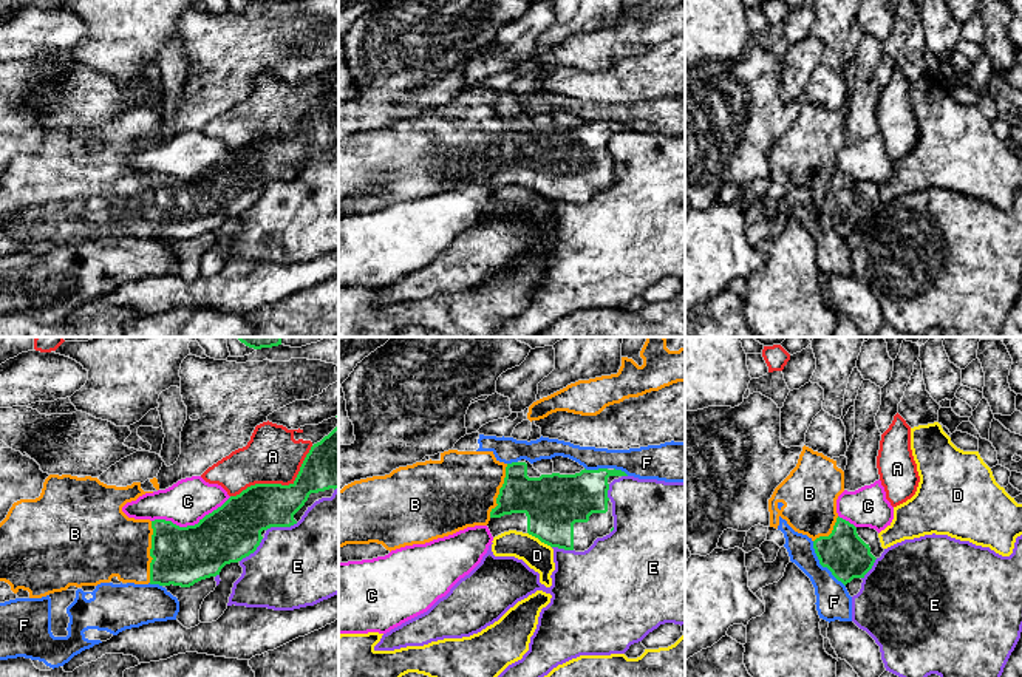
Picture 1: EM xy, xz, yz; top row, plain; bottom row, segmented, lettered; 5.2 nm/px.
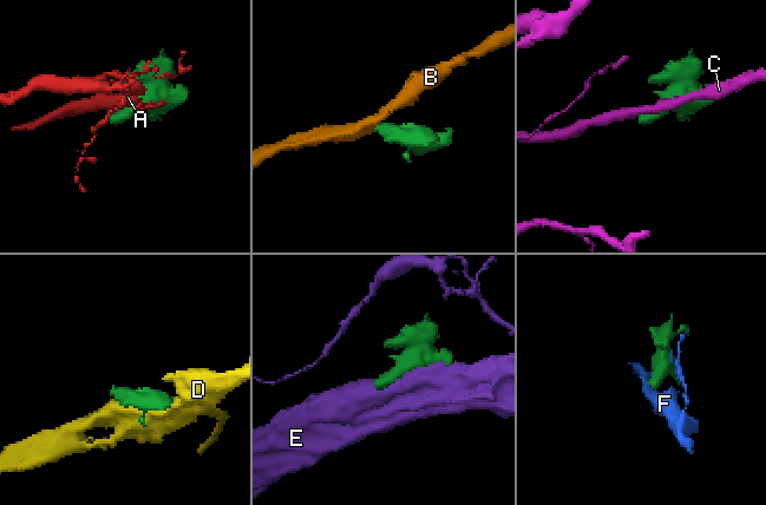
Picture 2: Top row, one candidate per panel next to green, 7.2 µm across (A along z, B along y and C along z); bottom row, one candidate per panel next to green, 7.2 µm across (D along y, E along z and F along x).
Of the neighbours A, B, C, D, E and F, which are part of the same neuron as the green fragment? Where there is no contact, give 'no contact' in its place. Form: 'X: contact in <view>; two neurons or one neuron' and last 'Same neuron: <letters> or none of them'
A: contact in xy; two neurons
B: contact in xy; one neuron
C: contact in xy; two neurons
D: contact in xz; two neurons
E: contact in xy; two neurons
F: contact in yz; two neurons
Same neuron: B

